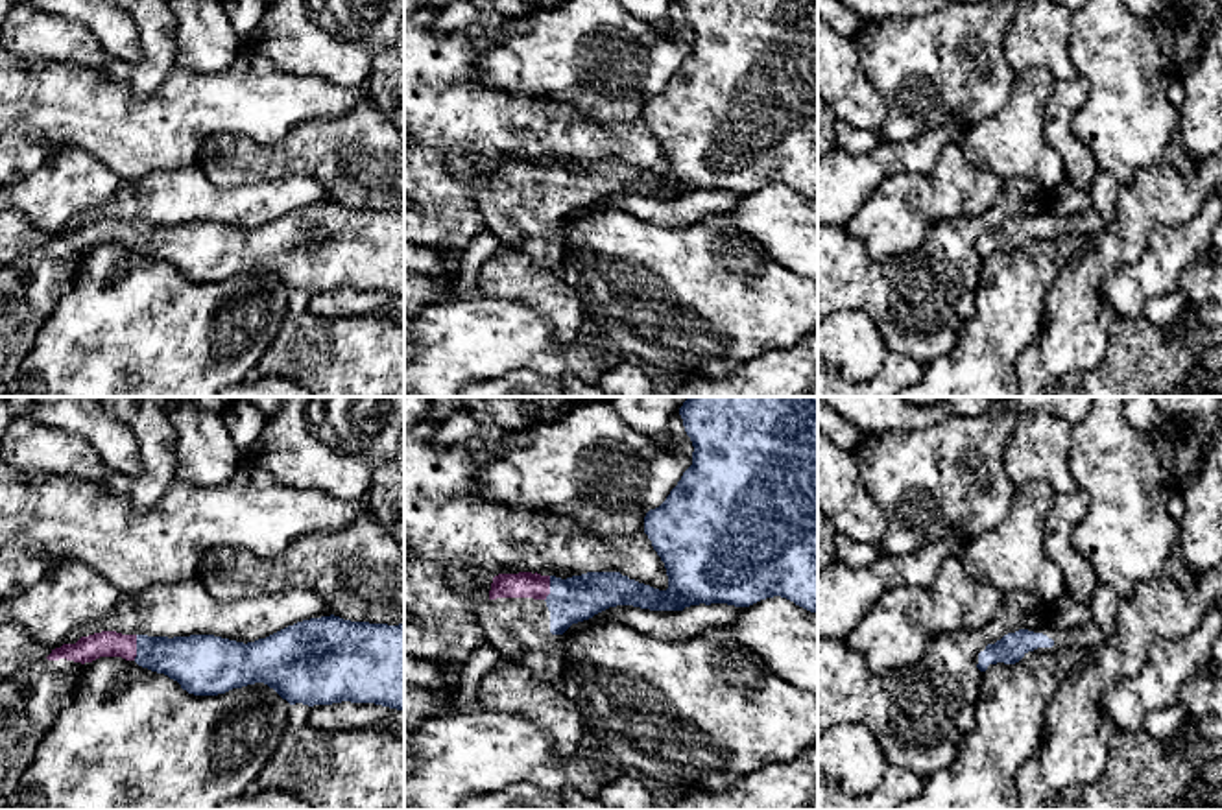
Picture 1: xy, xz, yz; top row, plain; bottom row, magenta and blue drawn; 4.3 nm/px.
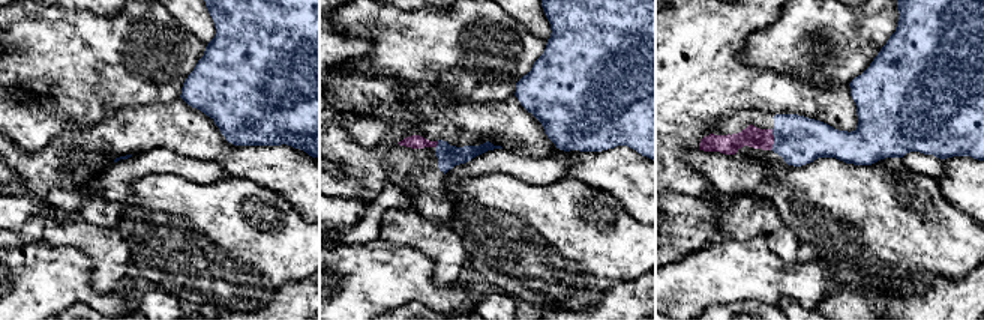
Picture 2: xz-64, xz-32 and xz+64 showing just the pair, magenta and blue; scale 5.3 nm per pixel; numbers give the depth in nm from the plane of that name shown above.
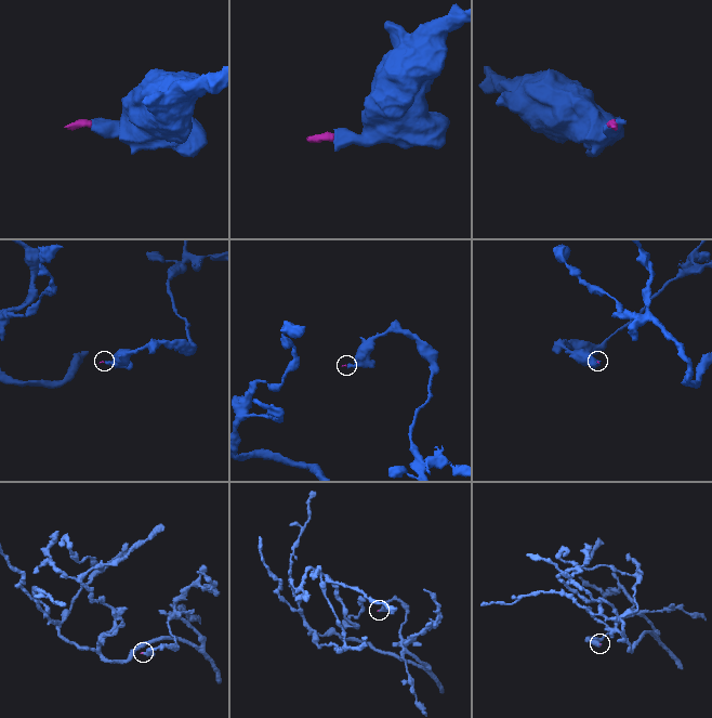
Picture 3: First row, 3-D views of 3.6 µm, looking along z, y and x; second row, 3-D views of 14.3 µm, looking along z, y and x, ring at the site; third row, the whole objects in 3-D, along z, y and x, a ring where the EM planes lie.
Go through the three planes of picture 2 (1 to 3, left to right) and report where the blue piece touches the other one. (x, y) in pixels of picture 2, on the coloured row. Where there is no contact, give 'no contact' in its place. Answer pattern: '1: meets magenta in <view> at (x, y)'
1: no contact
2: meets magenta in xz-32 at (437, 143)
3: meets magenta in xz+64 at (773, 140)

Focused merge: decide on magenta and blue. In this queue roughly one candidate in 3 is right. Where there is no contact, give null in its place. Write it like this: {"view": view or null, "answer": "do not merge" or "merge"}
{"view": "xy", "answer": "merge"}

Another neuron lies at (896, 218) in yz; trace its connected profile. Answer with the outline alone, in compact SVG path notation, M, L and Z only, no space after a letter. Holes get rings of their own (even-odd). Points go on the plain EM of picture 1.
M962 142L947 144L928 172L895 173L877 186L864 205L845 223L845 232L864 244L869 258L884 260L893 255L916 251L927 232L940 221L954 218L978 218L989 210L1002 186L1002 179L973 166Z

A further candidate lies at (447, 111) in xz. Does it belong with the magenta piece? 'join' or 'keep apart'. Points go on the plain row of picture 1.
keep apart

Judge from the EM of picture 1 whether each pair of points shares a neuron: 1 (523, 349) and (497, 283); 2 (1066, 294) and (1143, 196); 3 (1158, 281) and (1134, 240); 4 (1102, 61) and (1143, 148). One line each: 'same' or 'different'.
1: different
2: same
3: different
4: same

